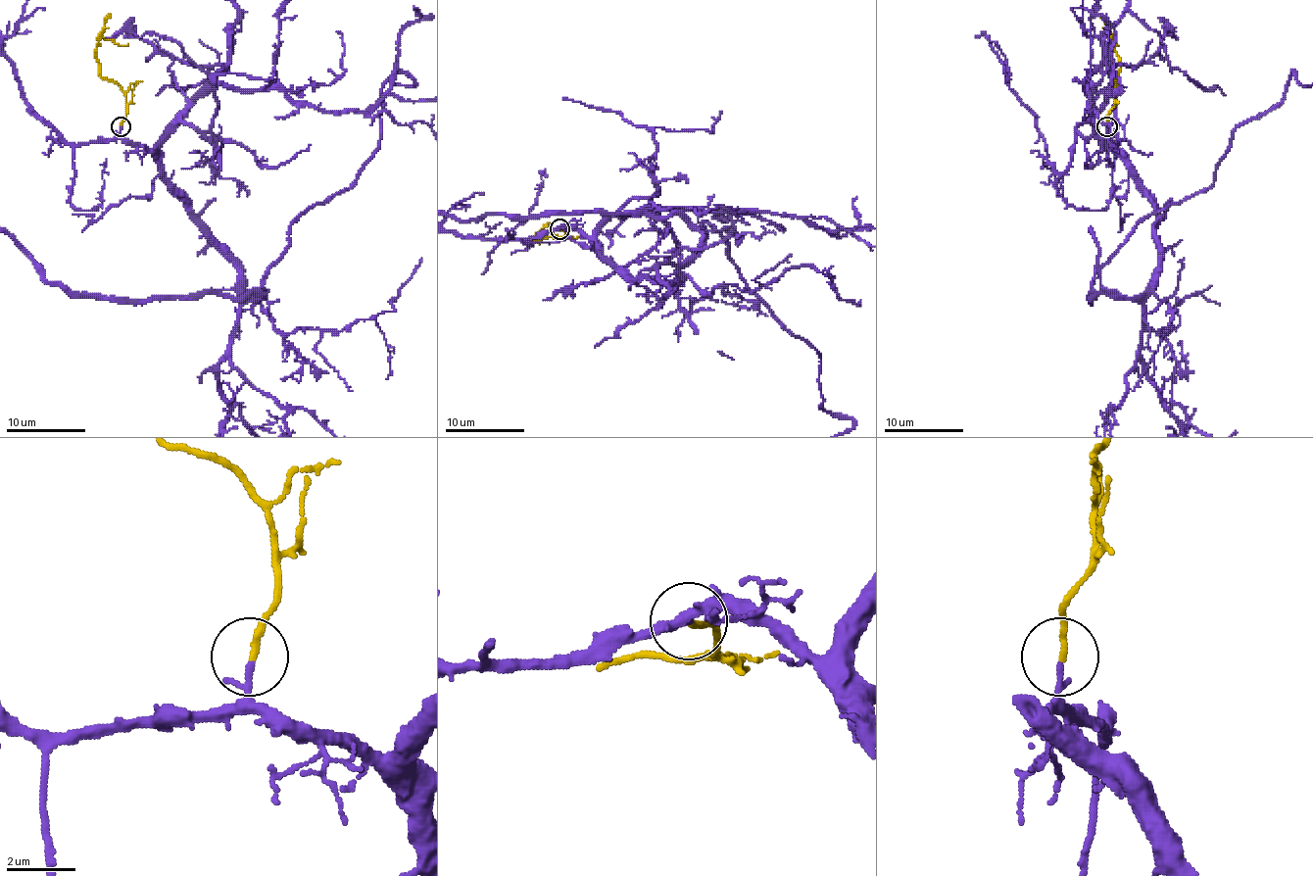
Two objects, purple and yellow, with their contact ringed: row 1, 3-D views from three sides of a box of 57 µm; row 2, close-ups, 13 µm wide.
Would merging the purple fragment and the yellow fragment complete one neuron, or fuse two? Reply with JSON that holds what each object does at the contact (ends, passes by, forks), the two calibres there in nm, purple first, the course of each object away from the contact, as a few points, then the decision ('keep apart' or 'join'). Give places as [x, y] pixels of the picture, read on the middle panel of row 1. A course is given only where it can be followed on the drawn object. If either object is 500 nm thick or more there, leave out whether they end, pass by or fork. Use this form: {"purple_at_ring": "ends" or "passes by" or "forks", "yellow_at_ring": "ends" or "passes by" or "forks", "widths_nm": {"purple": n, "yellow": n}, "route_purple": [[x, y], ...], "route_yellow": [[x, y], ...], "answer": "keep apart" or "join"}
{"purple_at_ring": "passes by", "yellow_at_ring": "ends", "widths_nm": {"purple": 120, "yellow": 180}, "route_purple": [[559, 228], [624, 276], [676, 280], [707, 222], [819, 354], [821, 407], [851, 429]], "route_yellow": [[559, 228], [564, 230], [564, 236], [537, 242], [535, 236], [543, 234], [566, 238]], "answer": "join"}

